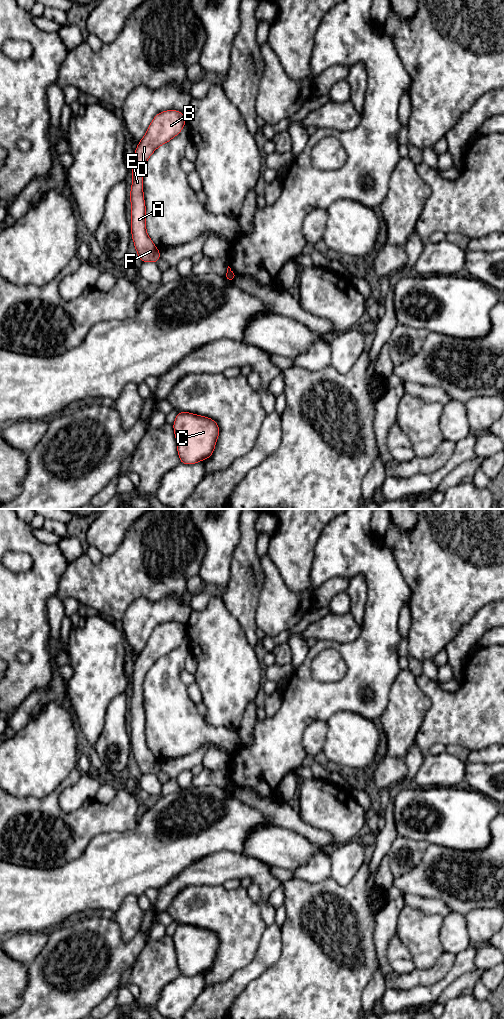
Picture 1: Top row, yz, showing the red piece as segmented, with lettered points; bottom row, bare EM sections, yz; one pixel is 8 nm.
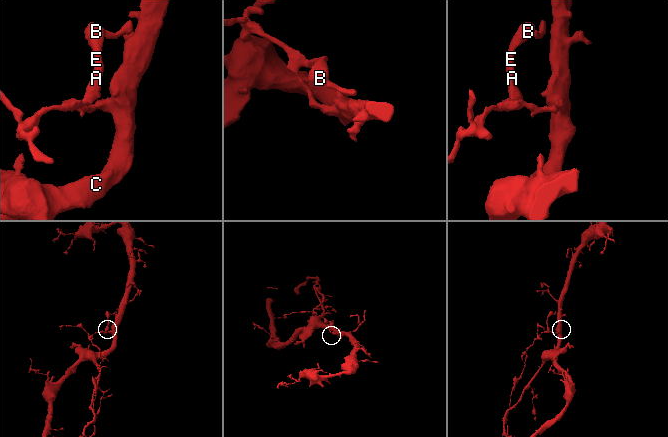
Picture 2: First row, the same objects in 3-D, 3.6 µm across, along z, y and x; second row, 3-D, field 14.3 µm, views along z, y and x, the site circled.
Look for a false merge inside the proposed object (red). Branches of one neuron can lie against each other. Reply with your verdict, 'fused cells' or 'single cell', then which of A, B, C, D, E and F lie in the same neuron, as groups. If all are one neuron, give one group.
fused cells; A B D E F / C

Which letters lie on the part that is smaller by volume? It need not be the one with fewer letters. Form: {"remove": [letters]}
{"remove": ["A", "B", "D", "E", "F"]}

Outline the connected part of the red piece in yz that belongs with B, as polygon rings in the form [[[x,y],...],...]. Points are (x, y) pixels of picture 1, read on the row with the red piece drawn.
[[[177,110],[158,113],[150,123],[145,136],[135,150],[132,168],[131,200],[131,235],[140,260],[157,263],[160,250],[146,232],[146,206],[143,194],[143,171],[147,160],[161,145],[177,136],[186,125],[185,114]]]

